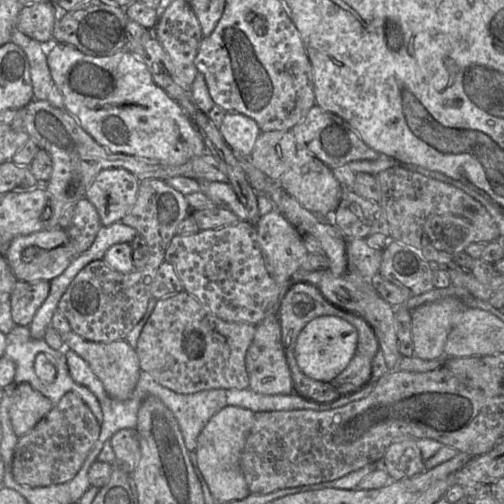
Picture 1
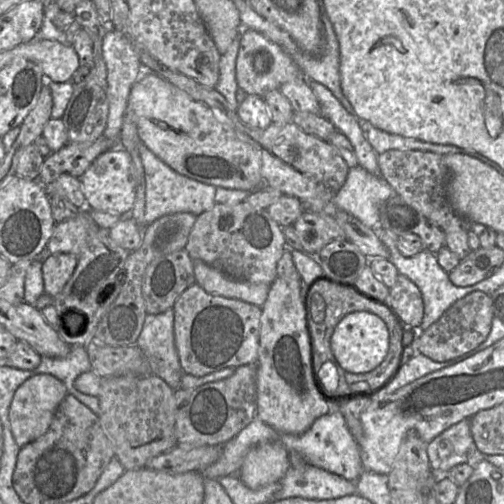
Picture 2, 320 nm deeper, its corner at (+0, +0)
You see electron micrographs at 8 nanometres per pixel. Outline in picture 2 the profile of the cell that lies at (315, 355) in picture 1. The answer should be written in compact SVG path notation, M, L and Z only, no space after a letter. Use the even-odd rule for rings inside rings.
M355 311L337 324L330 341L337 363L347 373L367 373L379 366L389 350L390 334L385 321L368 311Z

